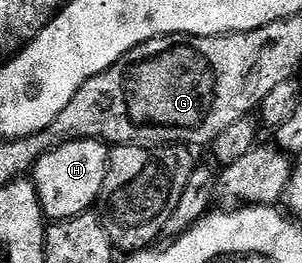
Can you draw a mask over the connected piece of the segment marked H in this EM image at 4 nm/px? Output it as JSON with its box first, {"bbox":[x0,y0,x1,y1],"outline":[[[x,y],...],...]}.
{"bbox":[33,141,108,222],"outline":[[[67,141],[41,155],[33,170],[33,180],[48,222],[76,217],[88,212],[98,202],[107,174],[108,156],[108,146],[101,141]]]}

